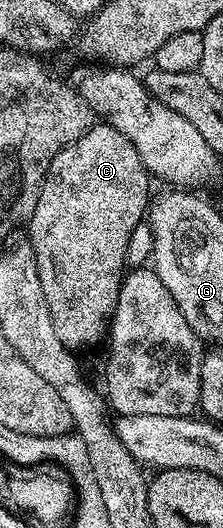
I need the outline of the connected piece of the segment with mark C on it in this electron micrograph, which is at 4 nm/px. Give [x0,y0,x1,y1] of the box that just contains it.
[26,121,150,353]

